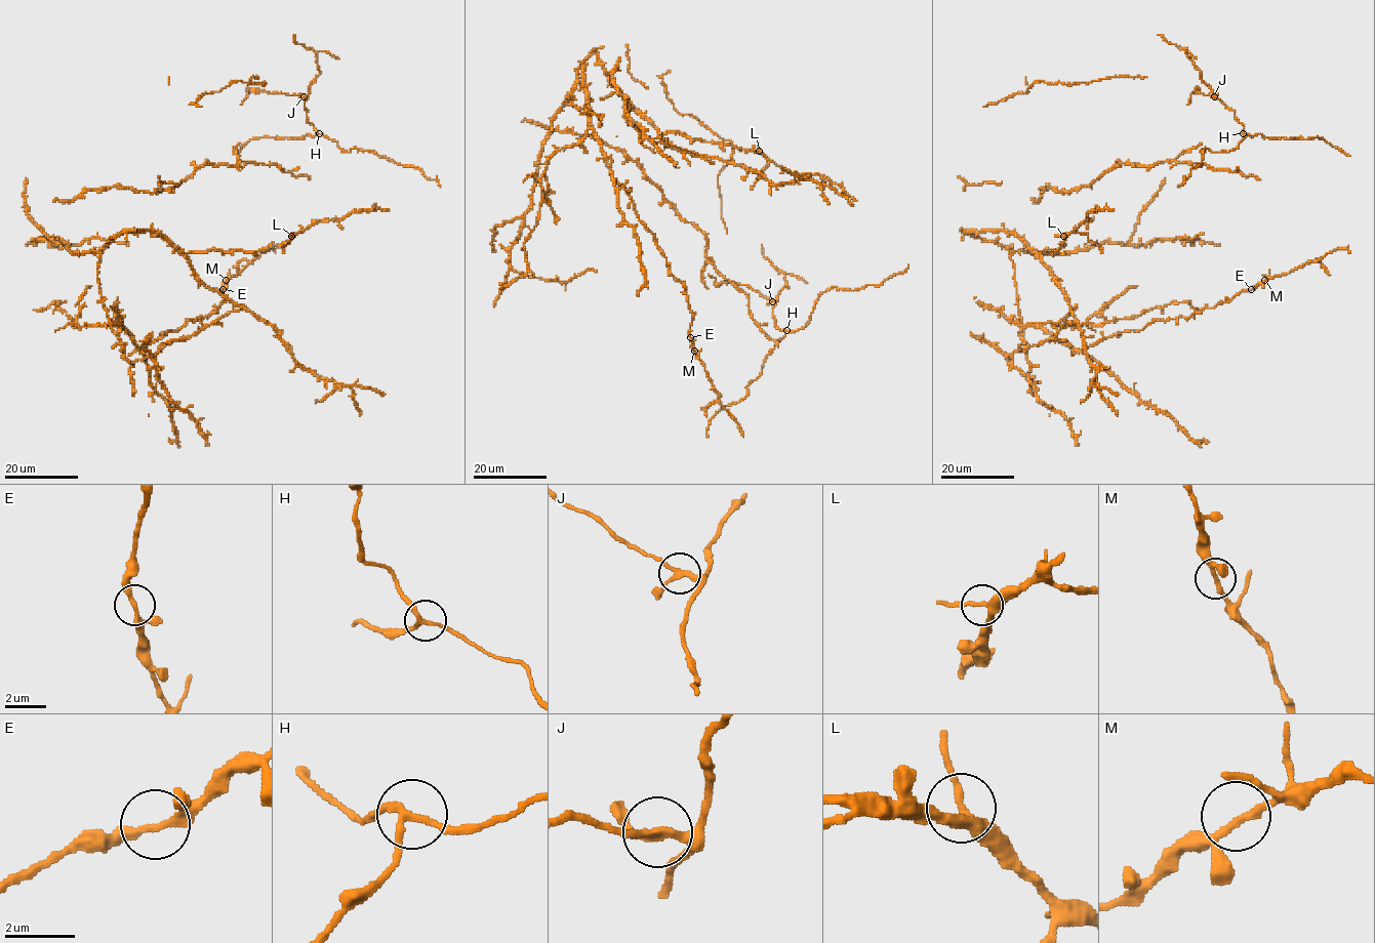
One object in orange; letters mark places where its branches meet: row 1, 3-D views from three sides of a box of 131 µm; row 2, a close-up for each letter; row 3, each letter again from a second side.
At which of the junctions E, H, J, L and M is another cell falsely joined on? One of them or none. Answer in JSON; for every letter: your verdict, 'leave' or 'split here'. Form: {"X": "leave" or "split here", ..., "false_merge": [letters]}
{"E": "leave", "H": "leave", "J": "split here", "L": "leave", "M": "leave", "false_merge": ["J"]}

